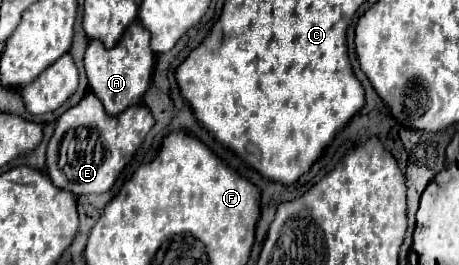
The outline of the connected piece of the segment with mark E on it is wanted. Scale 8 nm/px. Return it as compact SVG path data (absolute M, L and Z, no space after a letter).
M88 92L76 106L68 108L58 118L46 152L46 166L52 182L74 196L102 194L110 190L152 126L152 112L144 104L130 106L120 116L110 116L104 112L102 102Z

